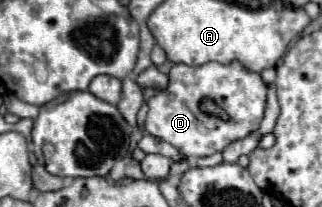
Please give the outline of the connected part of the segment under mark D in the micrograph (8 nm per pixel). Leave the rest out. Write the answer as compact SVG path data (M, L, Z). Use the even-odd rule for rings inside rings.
M210 62L204 66L186 66L186 64L174 64L168 72L168 86L160 92L156 92L146 104L148 104L148 114L146 114L146 132L176 146L184 156L188 158L204 158L204 156L212 156L216 152L222 152L228 144L232 144L234 140L246 138L250 132L256 132L262 118L264 118L264 110L266 110L266 90L268 86L264 84L262 76L256 72L246 72L246 68L242 68L242 64L218 64L218 62ZM202 100L214 100L214 104L218 104L218 108L222 108L228 118L222 120L220 116L208 114L200 110Z

